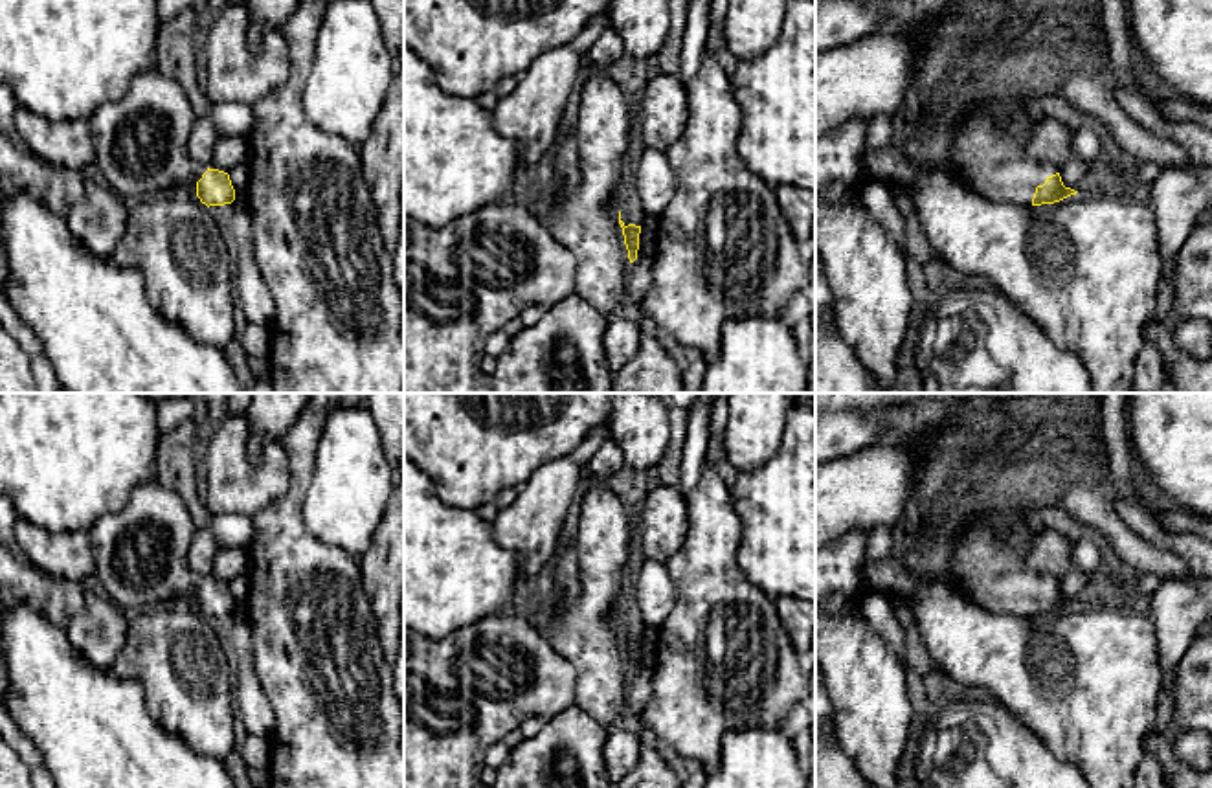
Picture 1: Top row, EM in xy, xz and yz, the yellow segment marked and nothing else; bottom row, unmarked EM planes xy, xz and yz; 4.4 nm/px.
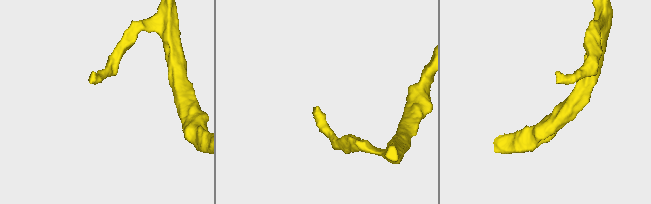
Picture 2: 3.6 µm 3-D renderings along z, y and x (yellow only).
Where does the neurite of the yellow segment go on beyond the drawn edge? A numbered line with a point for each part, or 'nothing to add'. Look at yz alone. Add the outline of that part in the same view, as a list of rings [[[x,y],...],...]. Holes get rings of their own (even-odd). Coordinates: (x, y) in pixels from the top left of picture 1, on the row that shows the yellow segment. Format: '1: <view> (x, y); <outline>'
1: yz (992, 144); [[[988,86],[984,105],[973,94],[957,101],[951,158],[968,187],[995,202],[1032,204],[1036,187],[1056,174],[1058,165],[1032,147],[1041,112],[1030,96]]]

